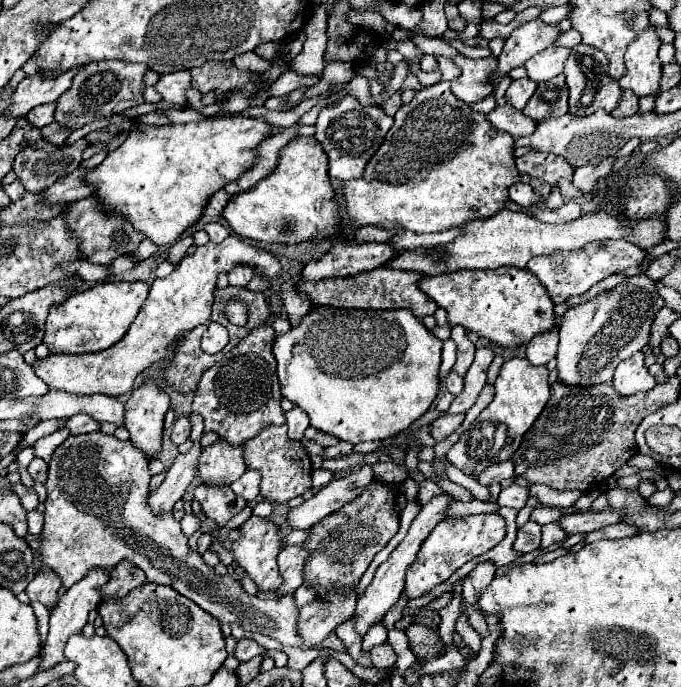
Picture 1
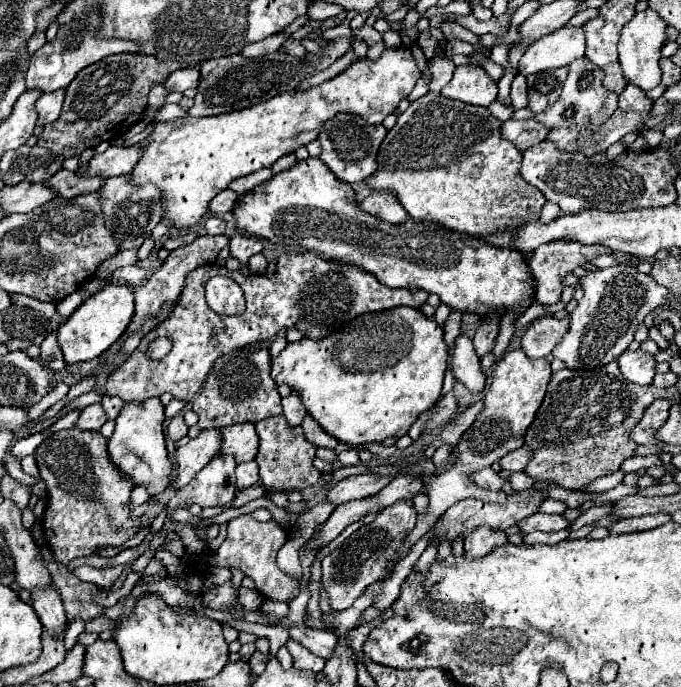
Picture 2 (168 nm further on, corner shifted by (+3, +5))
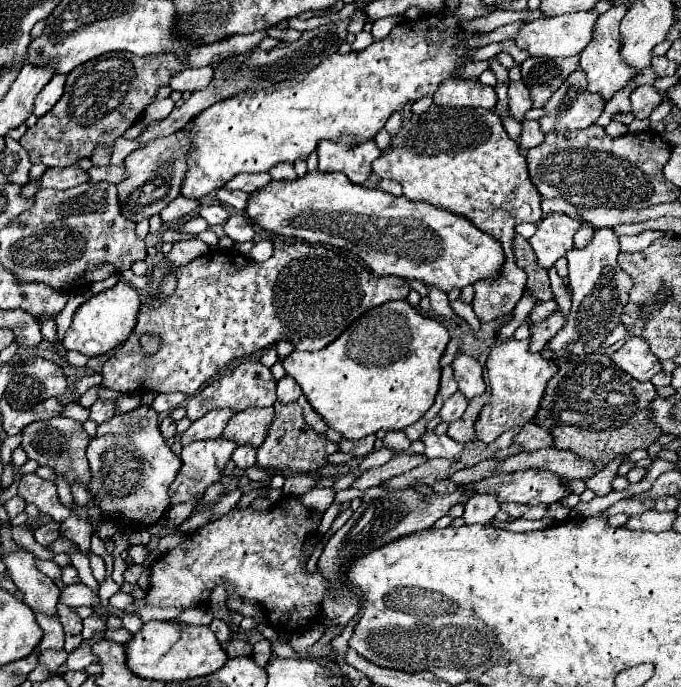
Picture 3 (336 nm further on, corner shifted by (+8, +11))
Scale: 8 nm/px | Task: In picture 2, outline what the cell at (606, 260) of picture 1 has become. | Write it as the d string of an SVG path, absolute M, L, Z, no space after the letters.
M550 242L550 246L538 246L528 262L538 284L536 300L542 304L560 302L564 278L578 266L590 264L590 260L602 252L602 246L578 246L578 242Z

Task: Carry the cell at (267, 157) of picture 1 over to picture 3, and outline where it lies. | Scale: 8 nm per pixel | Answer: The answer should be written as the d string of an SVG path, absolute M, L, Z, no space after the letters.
M261 172L261 174L237 174L235 178L229 180L229 184L225 184L225 188L229 190L245 190L245 192L255 192L259 188L265 188L271 182L271 174L269 172Z

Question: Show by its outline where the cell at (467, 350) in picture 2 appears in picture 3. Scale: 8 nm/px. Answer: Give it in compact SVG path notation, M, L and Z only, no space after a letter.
M459 354L453 360L453 370L455 370L455 380L459 386L459 392L471 400L475 396L481 396L485 392L485 382L483 382L483 368L481 364L471 358L469 354Z

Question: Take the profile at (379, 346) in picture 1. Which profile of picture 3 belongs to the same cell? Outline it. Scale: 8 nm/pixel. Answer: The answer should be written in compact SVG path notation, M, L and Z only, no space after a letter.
M397 300L365 312L323 350L293 350L281 362L327 426L359 440L379 430L403 430L423 418L439 392L439 360L447 342L443 324L421 316L407 300Z

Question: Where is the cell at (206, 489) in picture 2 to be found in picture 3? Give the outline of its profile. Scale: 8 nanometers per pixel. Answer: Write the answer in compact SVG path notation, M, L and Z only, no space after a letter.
M209 438L187 444L181 452L183 468L169 490L171 504L187 502L217 482L235 448L237 444L225 438Z

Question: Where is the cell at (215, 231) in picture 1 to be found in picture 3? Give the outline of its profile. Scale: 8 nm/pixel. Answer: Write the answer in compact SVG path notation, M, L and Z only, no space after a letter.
M205 206L205 208L201 208L201 212L199 212L207 222L209 222L209 226L215 226L215 224L223 224L227 218L229 218L229 212L225 210L225 206Z

